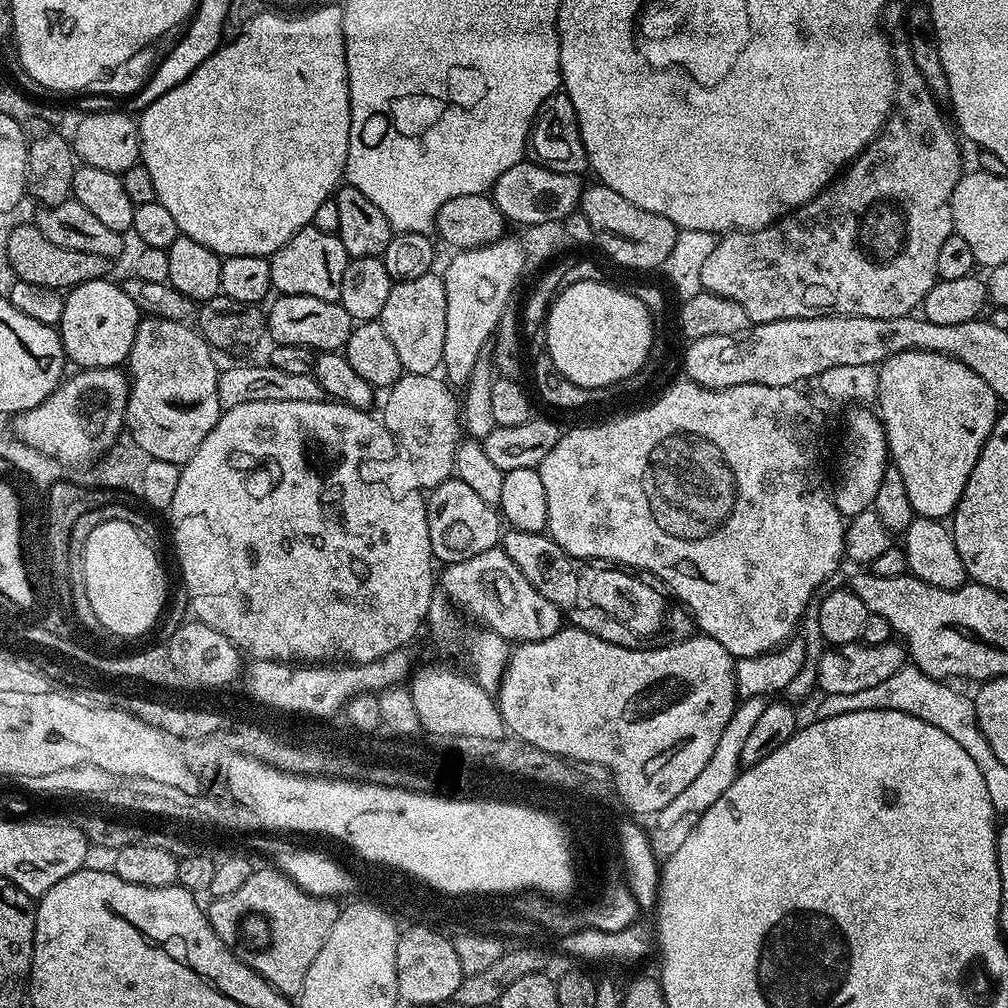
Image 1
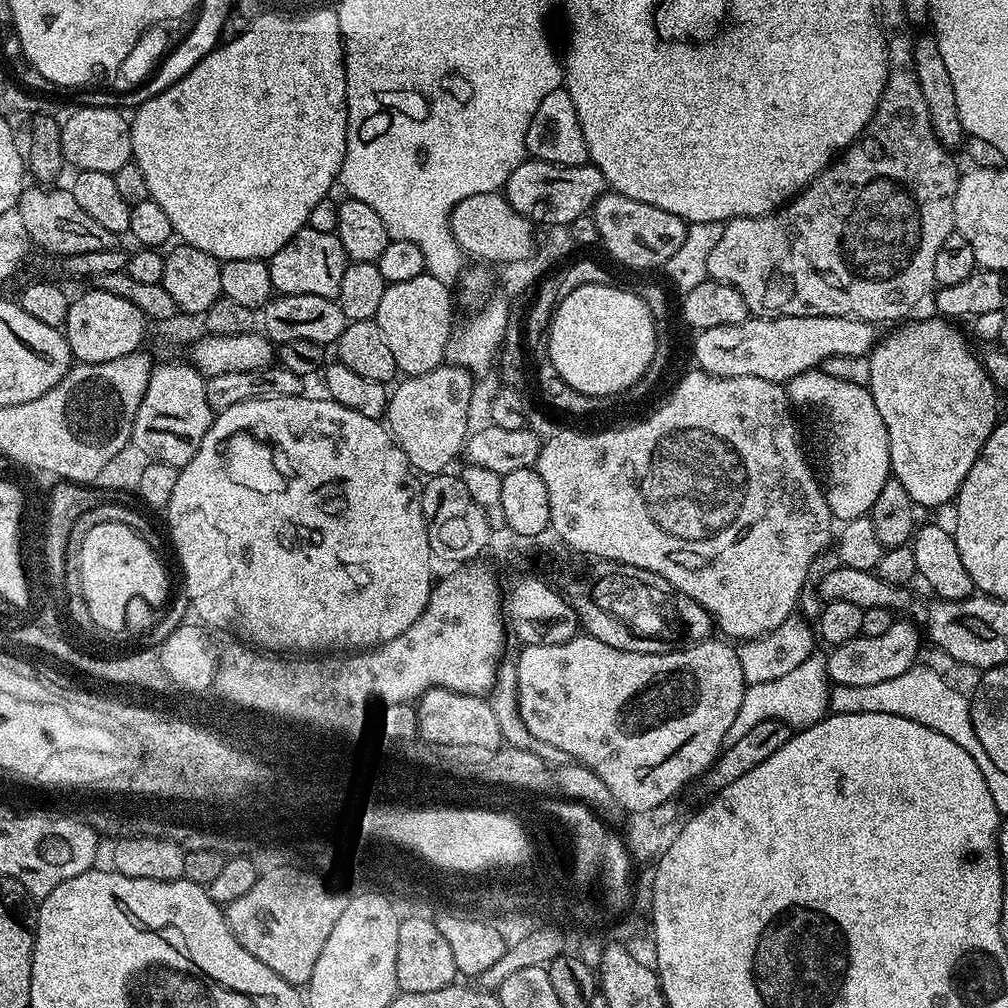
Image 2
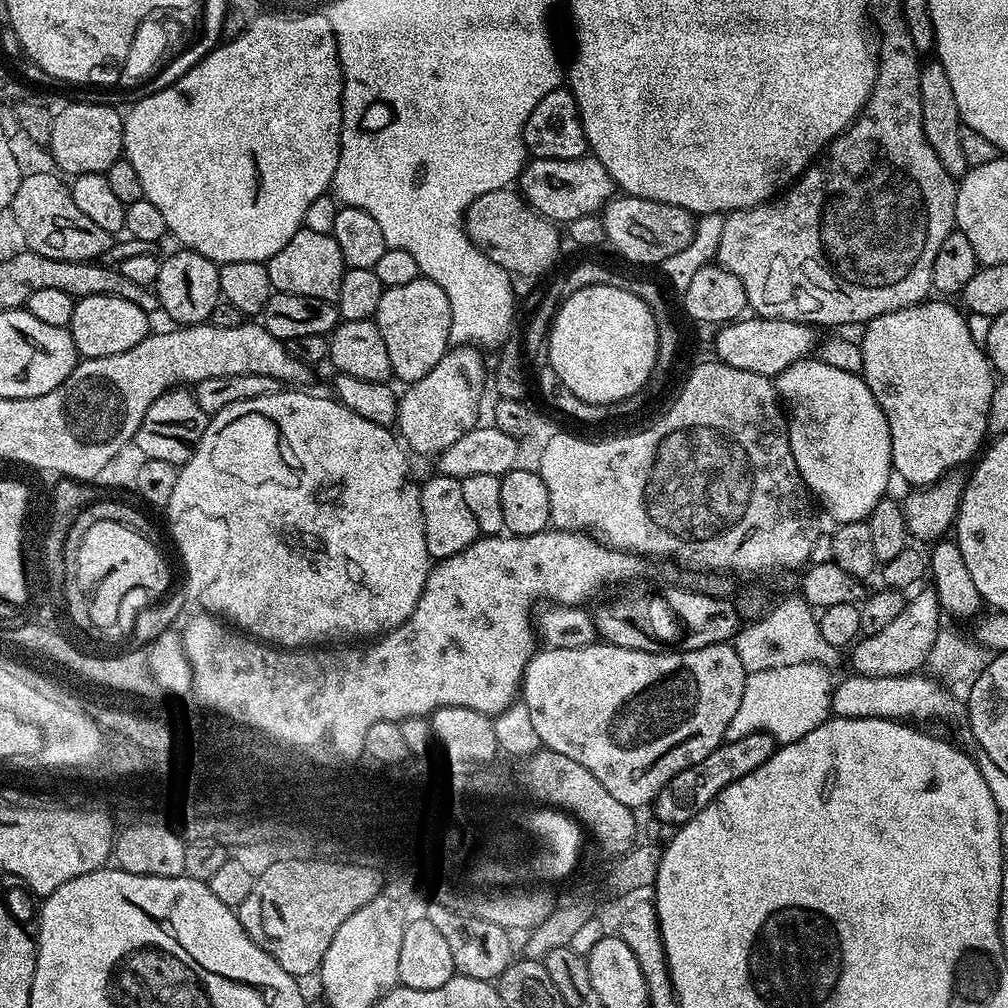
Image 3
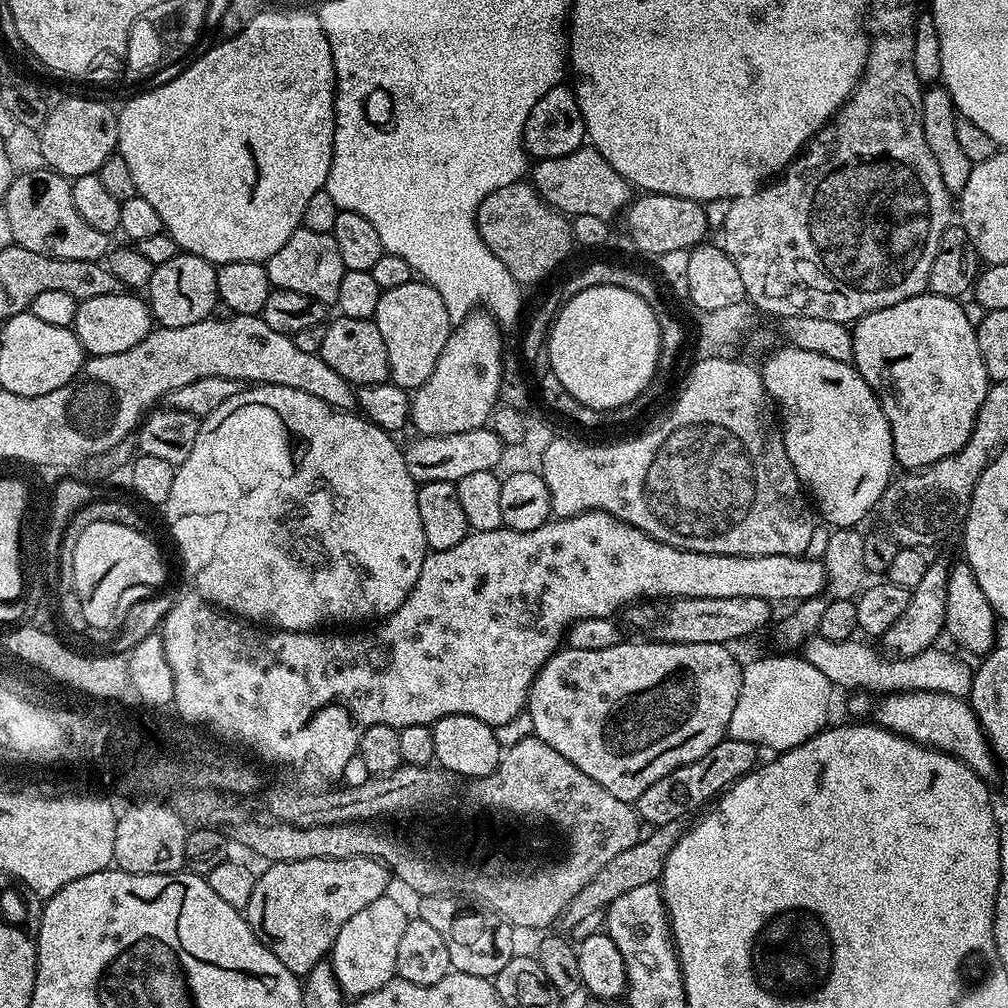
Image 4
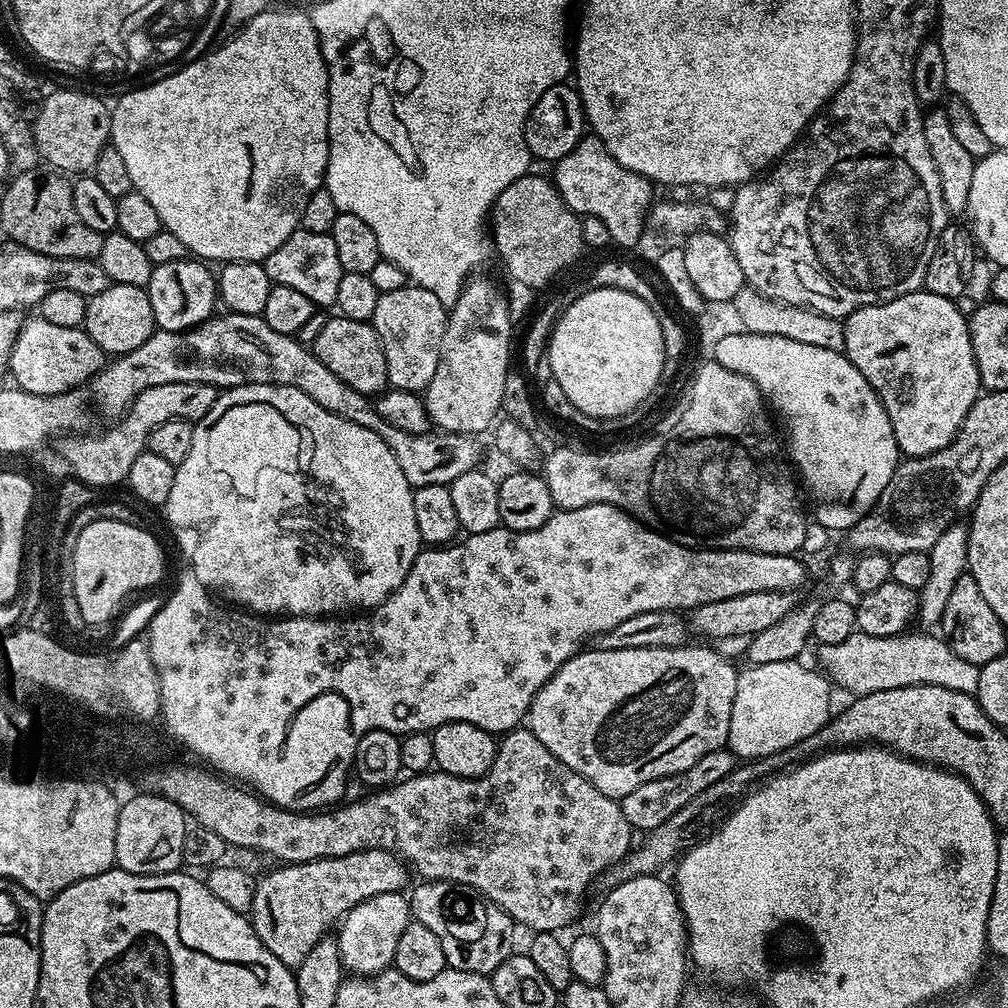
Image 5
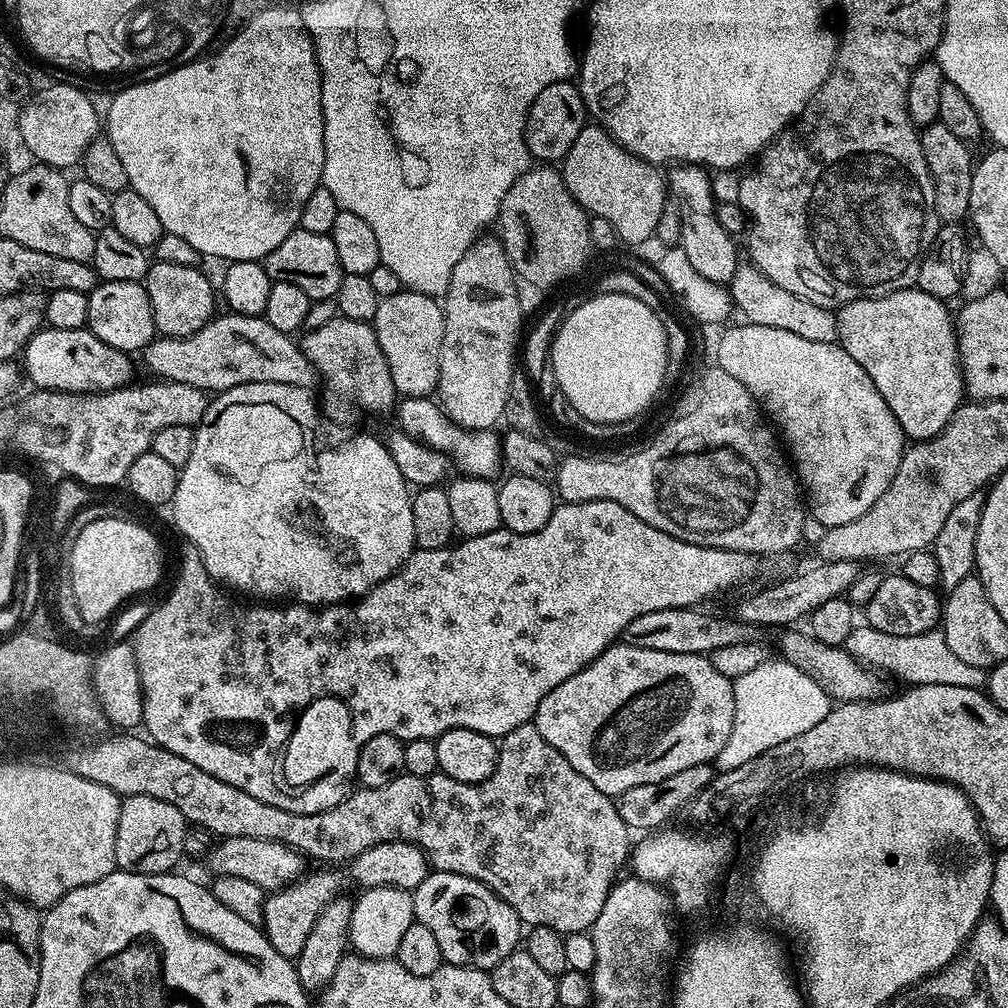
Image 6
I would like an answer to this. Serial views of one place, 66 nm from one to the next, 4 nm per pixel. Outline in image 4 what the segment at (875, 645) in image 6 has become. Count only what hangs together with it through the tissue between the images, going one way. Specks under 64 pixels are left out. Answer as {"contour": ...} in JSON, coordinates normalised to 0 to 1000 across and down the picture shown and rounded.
{"contour":[[[813,629],[800,635],[796,649],[806,661],[814,665],[821,676],[828,682],[840,685],[856,685],[860,687],[873,685],[875,688],[895,687],[933,687],[957,693],[964,687],[965,664],[960,663],[954,656],[944,650],[931,645],[930,642],[921,643],[914,649],[897,652],[875,651],[863,640],[851,637],[852,634],[824,637]]]}

